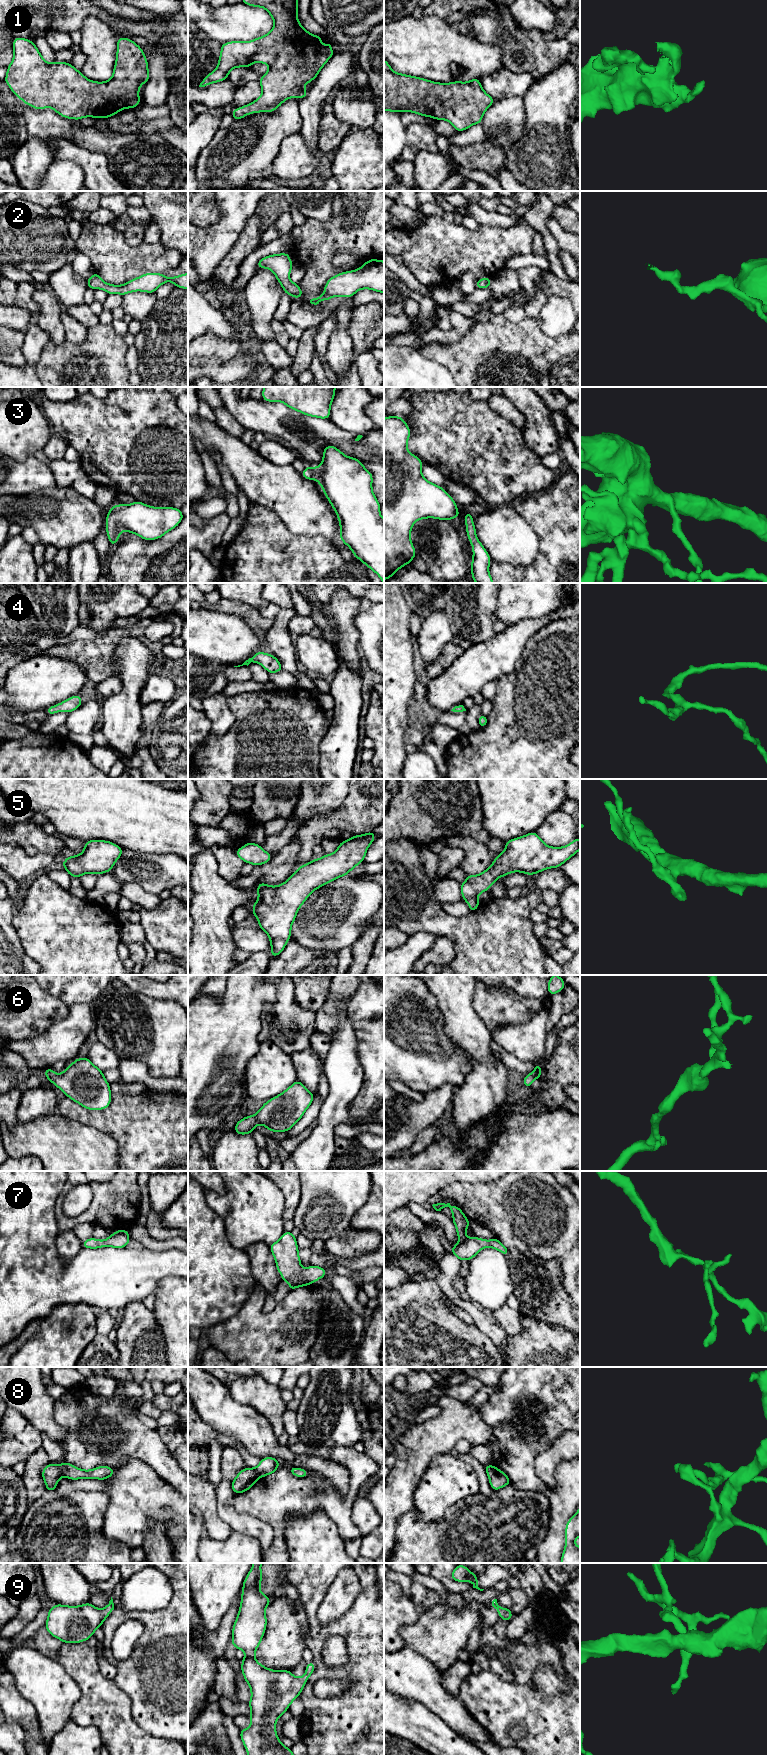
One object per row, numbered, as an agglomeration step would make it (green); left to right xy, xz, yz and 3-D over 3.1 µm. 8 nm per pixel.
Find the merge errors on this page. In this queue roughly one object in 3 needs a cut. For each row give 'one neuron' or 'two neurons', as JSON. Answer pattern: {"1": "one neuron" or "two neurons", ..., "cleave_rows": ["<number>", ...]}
{"1": "one neuron", "2": "one neuron", "3": "one neuron", "4": "one neuron", "5": "one neuron", "6": "one neuron", "7": "one neuron", "8": "two neurons", "9": "one neuron", "cleave_rows": ["8"]}

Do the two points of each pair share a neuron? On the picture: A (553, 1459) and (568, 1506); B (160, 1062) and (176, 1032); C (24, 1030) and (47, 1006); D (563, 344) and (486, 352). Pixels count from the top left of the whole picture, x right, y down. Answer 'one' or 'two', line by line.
A: two
B: one
C: one
D: one

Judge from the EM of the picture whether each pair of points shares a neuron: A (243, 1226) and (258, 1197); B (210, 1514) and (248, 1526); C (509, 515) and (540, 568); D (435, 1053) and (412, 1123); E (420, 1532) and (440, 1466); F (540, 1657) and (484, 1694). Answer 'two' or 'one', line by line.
A: one
B: two
C: two
D: two
E: two
F: two

